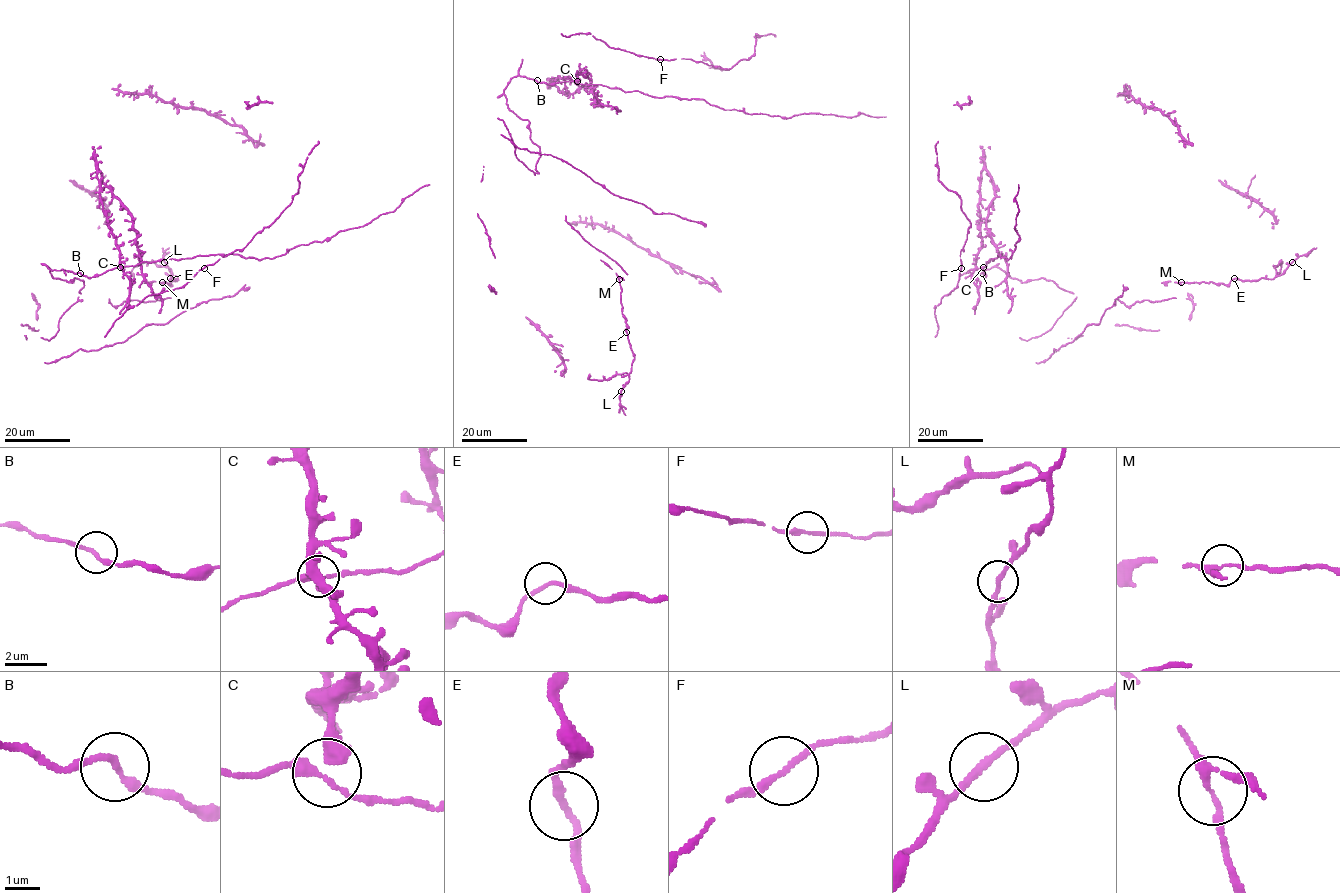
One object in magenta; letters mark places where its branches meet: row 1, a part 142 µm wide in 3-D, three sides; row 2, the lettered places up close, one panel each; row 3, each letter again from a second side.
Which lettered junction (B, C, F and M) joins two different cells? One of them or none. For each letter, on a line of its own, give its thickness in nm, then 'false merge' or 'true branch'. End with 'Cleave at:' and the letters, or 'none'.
B: calibre 200 nm; true branch
C: calibre 240 nm; true branch
F: calibre 190 nm; true branch
M: calibre 190 nm; true branch
Cleave at: none

